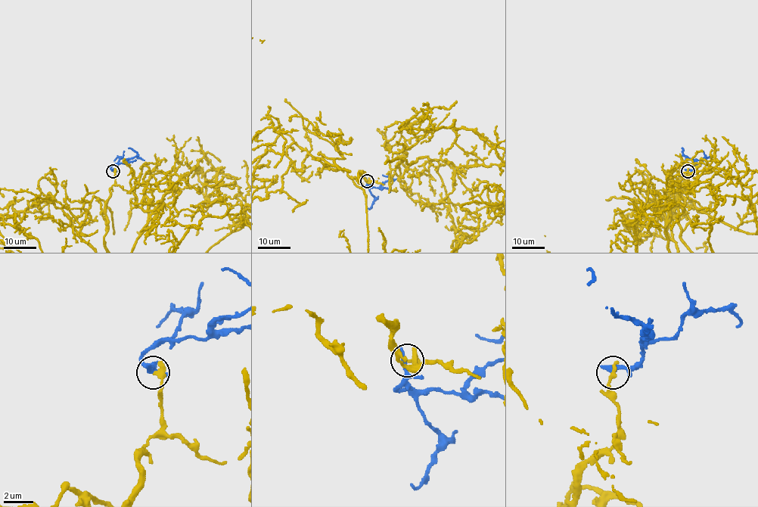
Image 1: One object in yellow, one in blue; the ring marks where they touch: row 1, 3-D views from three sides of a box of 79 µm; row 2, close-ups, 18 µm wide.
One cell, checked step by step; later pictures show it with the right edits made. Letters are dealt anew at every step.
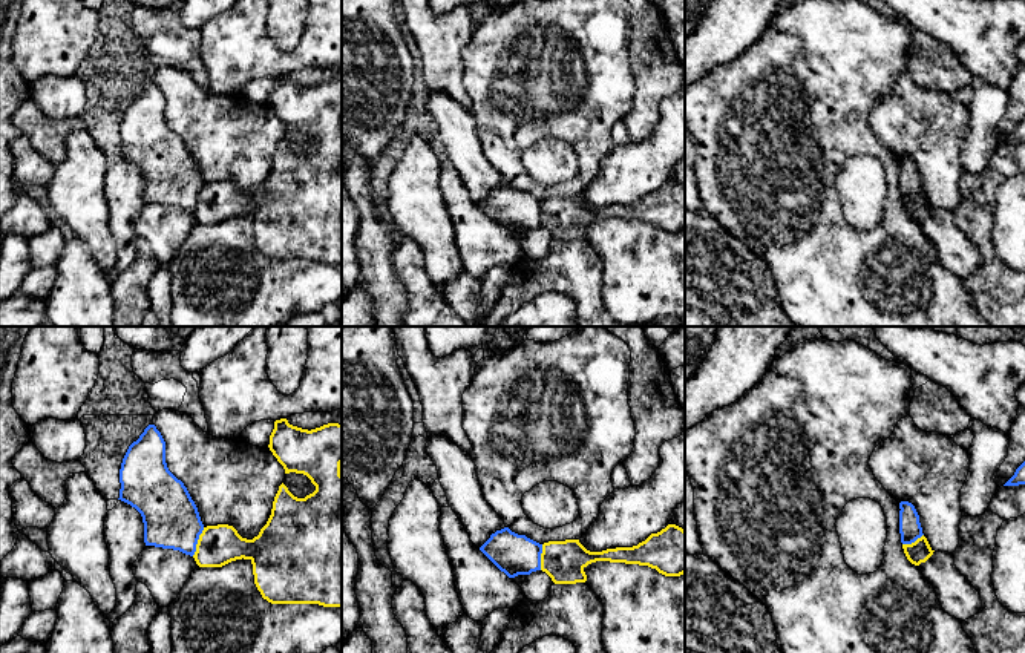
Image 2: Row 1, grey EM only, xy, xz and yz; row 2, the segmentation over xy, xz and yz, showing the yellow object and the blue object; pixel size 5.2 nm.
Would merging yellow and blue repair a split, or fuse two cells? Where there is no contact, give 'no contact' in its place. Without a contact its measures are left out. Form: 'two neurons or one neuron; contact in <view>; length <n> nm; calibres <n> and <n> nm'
two neurons; contact in xy; length 170 nm; calibres 220 and 300 nm

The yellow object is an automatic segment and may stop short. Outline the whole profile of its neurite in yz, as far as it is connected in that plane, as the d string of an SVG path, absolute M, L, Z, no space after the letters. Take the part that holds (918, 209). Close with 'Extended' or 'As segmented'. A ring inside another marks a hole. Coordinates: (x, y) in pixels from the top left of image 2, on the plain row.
M924 192L912 201L902 201L902 205L904 205L907 216L915 222L925 219L935 208L930 204L930 201Z. As segmented

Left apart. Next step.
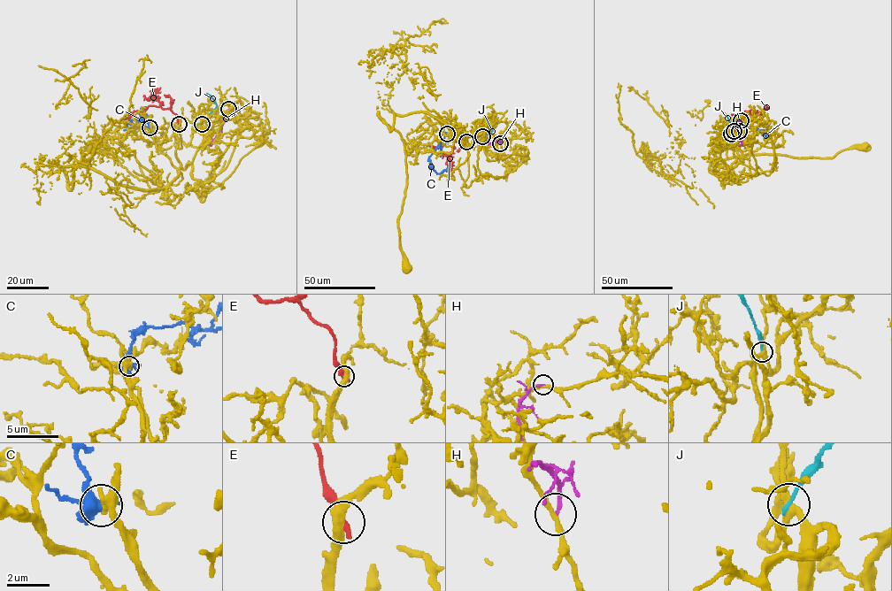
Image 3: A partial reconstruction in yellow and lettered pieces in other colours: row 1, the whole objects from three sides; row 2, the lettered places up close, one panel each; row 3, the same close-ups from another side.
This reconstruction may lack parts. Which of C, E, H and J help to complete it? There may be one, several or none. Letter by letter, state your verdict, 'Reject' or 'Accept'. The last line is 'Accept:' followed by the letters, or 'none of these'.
C: Reject
E: Reject
H: Reject
J: Reject
Accept: none of these

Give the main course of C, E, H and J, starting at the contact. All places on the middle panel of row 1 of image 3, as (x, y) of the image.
C: (447, 133), (429, 160), (430, 166), (437, 173), (449, 167)
E: (466, 141), (453, 141), (453, 150), (446, 163), (449, 168), (454, 165)
H: (500, 143), (499, 140), (488, 144), (485, 141)
J: (482, 136), (492, 131), (485, 124)

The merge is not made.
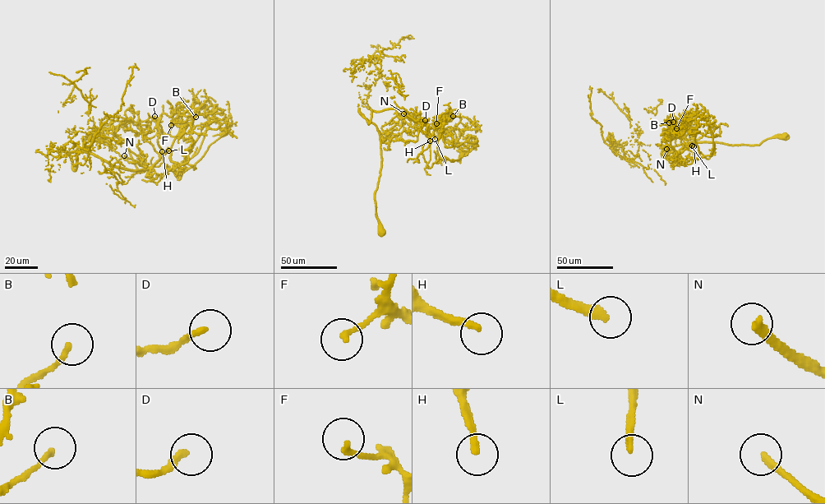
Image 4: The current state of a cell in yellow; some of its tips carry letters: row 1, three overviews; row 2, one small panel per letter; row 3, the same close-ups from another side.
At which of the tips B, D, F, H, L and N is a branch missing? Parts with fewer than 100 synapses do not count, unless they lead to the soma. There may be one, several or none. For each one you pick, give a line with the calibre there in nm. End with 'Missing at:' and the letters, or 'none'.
H: Thickness 240 nm
L: Thickness 240 nm
N: Thickness 320 nm
Missing at: H, L, N

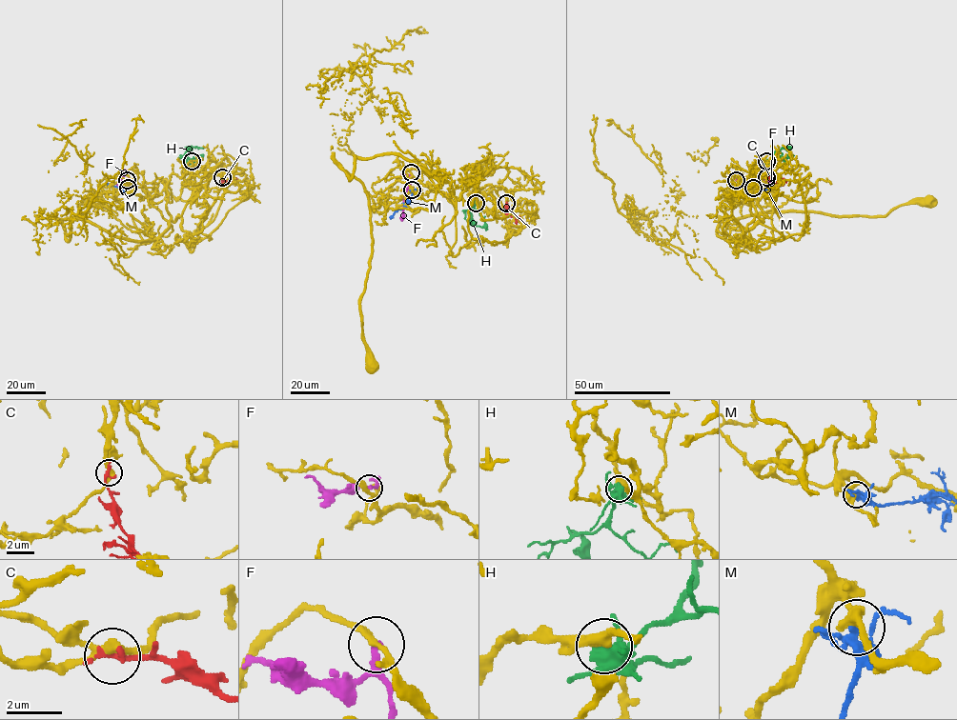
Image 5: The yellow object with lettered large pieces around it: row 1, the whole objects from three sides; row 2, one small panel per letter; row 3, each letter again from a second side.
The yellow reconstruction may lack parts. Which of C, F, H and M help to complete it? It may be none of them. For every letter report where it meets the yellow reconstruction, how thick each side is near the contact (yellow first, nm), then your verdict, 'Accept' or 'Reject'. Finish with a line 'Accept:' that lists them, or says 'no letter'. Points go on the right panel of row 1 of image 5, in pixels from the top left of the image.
C: Touches yellow at (766, 177). Thickness 280 nm (yellow) against 280 nm. Reject
F: Touches yellow at (736, 180). Thickness 240 nm (yellow) against 180 nm. Reject
H: Touches yellow at (766, 161). Thickness 340 nm (yellow) against 440 nm. Reject
M: Touches yellow at (753, 188). Thickness 360 nm (yellow) against 240 nm. Reject
Accept: no letter

